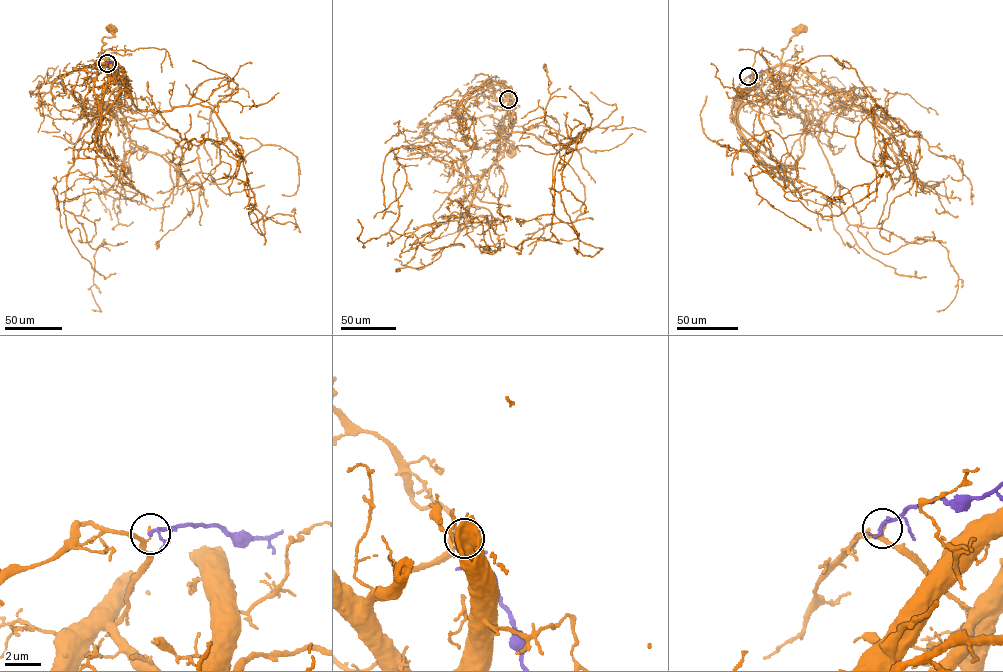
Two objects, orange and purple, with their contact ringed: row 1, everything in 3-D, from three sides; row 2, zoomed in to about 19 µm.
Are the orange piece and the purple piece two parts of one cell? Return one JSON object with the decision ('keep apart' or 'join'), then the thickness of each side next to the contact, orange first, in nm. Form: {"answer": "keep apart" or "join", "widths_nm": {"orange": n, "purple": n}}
{"answer": "keep apart", "widths_nm": {"orange": 180, "purple": 140}}

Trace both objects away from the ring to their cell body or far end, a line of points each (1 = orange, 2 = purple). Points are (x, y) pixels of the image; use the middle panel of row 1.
1: (508, 99), (502, 103), (506, 112), (498, 127), (505, 131), (504, 138), (513, 142), (512, 151)
2: (508, 99), (512, 115)

